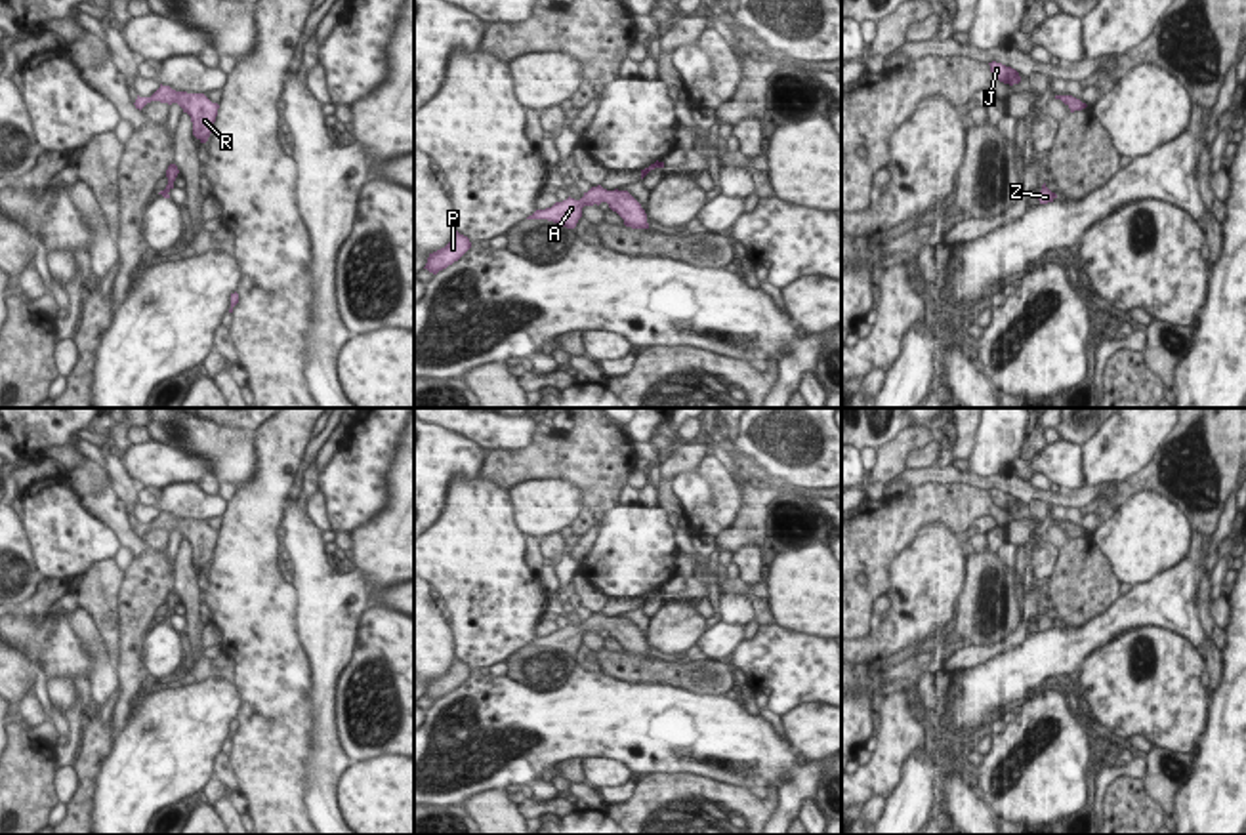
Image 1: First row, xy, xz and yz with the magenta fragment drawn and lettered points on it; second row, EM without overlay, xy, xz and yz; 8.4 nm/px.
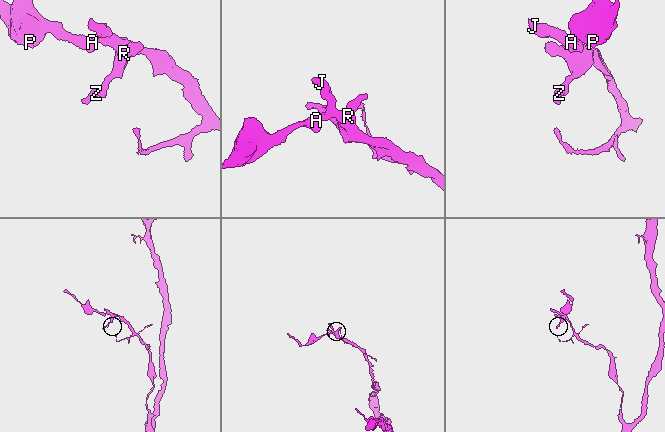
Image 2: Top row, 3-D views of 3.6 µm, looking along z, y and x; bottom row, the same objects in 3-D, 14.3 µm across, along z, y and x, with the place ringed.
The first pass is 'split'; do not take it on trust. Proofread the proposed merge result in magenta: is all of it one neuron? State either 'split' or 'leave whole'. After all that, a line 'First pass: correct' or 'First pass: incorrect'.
leave whole
First pass: incorrect

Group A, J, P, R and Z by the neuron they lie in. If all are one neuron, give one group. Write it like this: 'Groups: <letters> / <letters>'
Groups: A J P R Z

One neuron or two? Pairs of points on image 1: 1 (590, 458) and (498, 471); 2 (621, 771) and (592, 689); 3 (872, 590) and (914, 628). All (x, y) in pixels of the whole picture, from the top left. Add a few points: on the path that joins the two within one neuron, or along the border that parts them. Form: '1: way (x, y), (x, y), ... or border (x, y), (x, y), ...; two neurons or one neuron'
1: way (567, 458), (544, 458), (521, 466); one neuron
2: border (584, 757), (615, 757), (632, 771); two neurons
3: border (905, 549), (892, 563), (888, 591); two neurons

